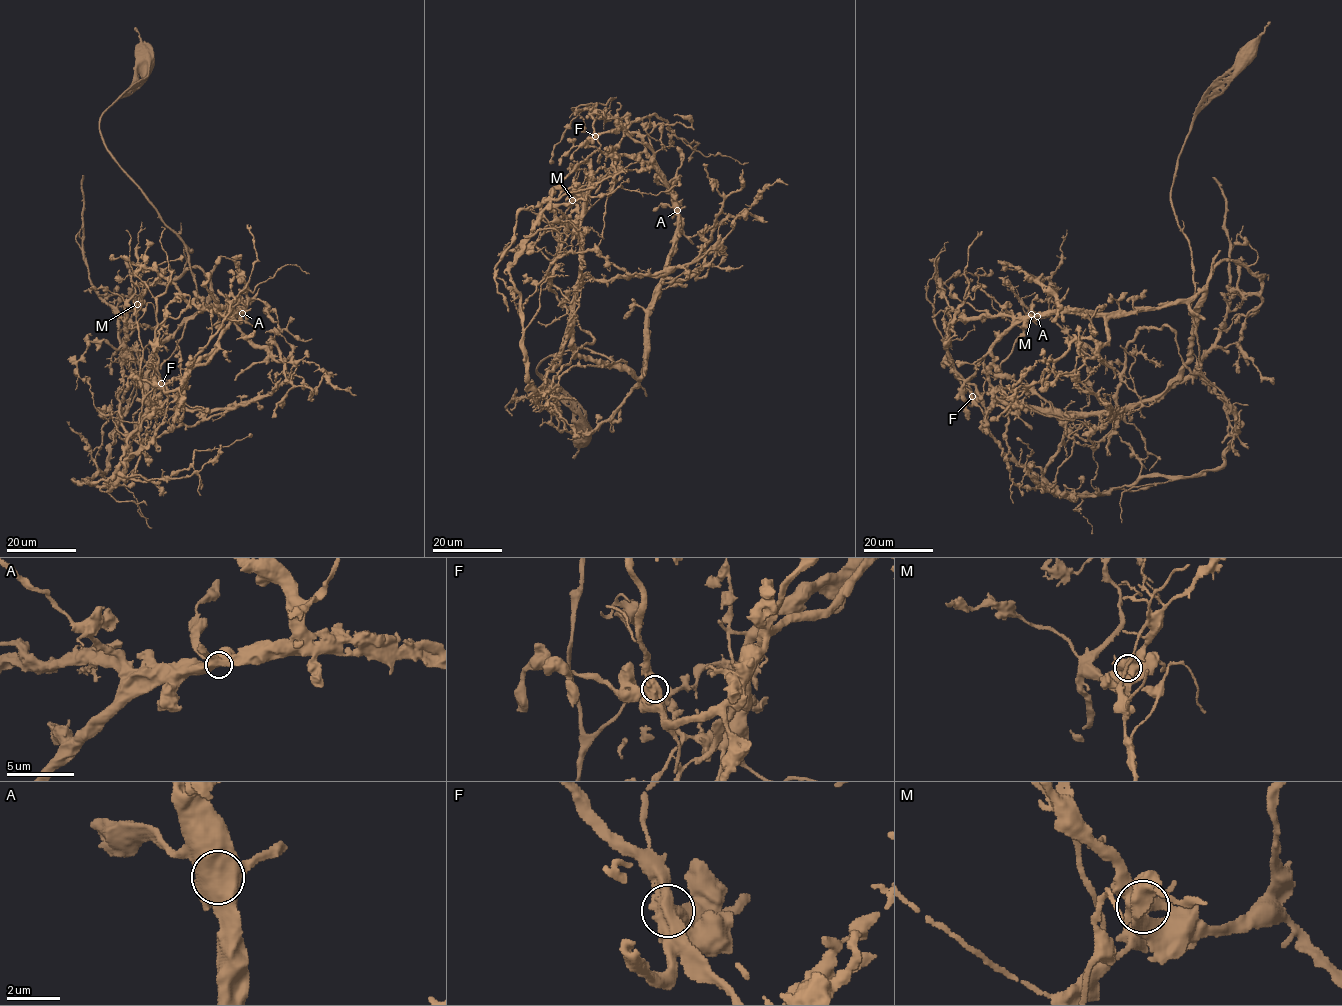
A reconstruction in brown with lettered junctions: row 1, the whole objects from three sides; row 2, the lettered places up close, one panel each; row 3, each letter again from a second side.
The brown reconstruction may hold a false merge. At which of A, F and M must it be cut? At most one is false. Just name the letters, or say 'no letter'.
F

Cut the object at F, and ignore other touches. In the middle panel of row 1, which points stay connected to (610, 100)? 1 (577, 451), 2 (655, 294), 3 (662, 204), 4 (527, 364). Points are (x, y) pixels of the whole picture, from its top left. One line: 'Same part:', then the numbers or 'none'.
Same part: 1, 4

